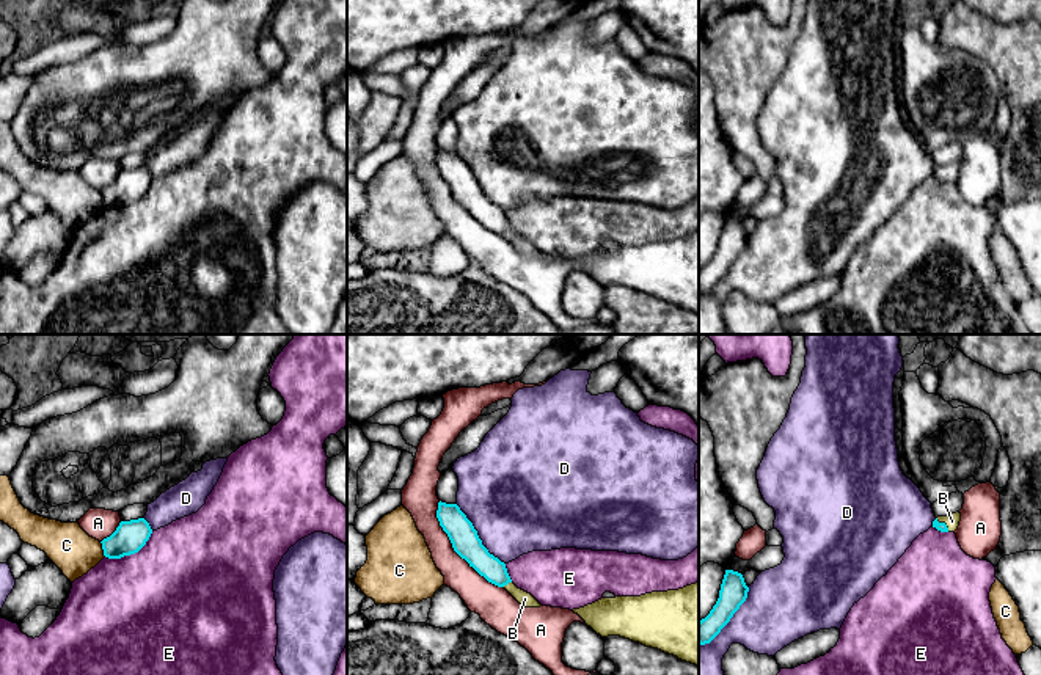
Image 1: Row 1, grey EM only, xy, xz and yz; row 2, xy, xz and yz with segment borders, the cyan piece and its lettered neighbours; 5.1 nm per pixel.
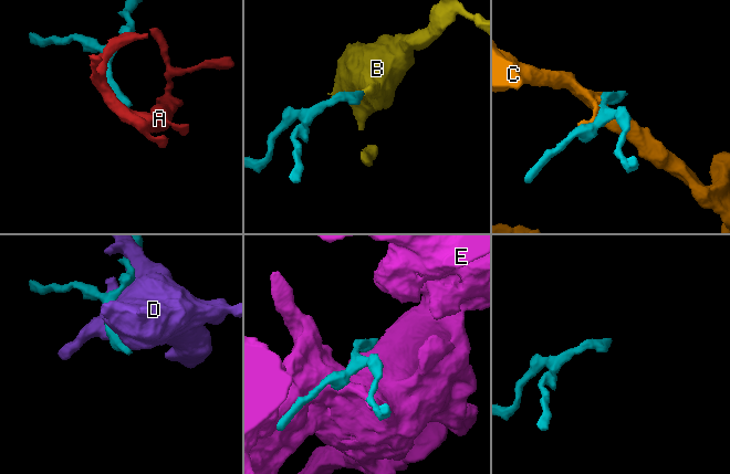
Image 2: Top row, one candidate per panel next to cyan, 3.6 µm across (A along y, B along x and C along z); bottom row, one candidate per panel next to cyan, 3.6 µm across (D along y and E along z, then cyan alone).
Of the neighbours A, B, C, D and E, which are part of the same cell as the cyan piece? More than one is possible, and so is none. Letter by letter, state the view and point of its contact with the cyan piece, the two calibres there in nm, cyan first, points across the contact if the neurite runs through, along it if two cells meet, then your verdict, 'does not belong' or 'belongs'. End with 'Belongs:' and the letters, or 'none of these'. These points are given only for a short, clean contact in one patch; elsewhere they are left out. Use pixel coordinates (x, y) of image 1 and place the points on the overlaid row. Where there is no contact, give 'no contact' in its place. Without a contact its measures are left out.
A: contact xz (454, 550); calibres 140 and 160 nm; does not belong
B: contact xz (506, 584); calibres 120 and 70 nm; way xz (471, 550), (506, 584), (525, 598); belongs
C: contact xy (102, 548); calibres 160 and 220 nm; does not belong
D: contact yz (730, 617); calibres 140 and 360 nm; does not belong
E: contact xy (131, 553); calibres 160 and 480 nm; does not belong
Belongs: B

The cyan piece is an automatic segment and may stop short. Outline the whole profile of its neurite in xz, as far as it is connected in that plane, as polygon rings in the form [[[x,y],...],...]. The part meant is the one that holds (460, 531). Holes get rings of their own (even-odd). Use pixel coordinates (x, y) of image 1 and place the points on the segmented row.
[[[440,501],[436,518],[443,531],[447,534],[454,551],[480,576],[498,587],[504,587],[524,608],[542,606],[531,593],[518,589],[512,582],[506,564],[488,553],[473,523],[457,504],[446,504]]]

